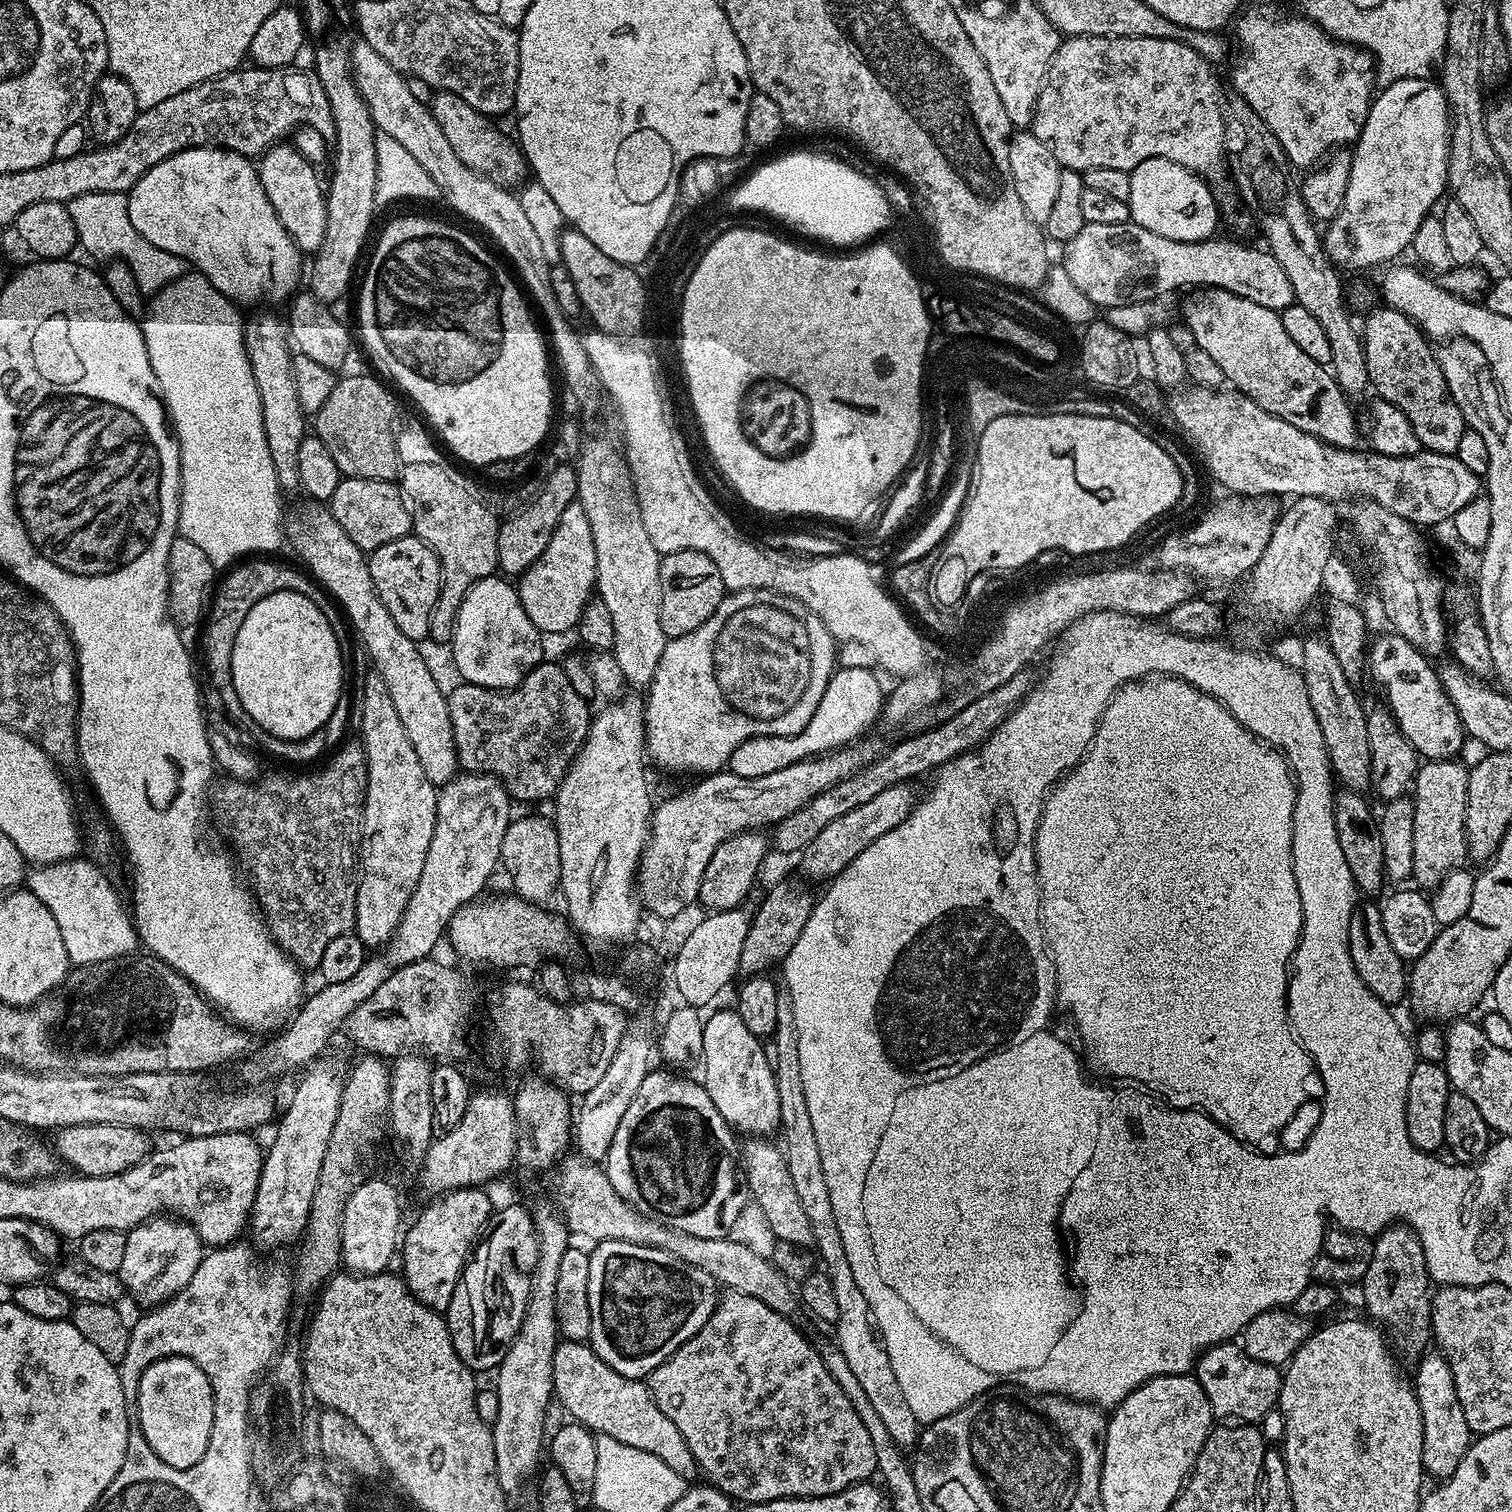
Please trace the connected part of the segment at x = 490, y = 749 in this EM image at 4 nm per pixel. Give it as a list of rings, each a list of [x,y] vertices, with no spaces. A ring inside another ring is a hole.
[[[541,662],[536,665],[534,670],[530,670],[525,676],[521,684],[517,684],[515,688],[501,690],[498,688],[483,688],[477,684],[467,682],[457,683],[457,688],[453,692],[447,693],[448,709],[450,710],[450,726],[454,730],[454,746],[456,747],[456,759],[459,767],[464,772],[487,772],[497,777],[504,789],[513,801],[519,800],[544,800],[555,797],[556,789],[560,787],[562,778],[567,774],[568,767],[572,765],[572,760],[578,754],[578,750],[582,746],[582,742],[588,733],[588,725],[590,723],[590,707],[589,701],[582,698],[582,694],[574,691],[574,686],[570,686],[570,678],[566,678],[563,667],[559,663],[548,664],[549,662]]]

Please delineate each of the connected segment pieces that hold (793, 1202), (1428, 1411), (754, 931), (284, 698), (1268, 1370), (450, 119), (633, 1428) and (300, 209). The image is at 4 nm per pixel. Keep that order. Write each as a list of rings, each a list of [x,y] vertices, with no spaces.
[[[748,1138],[743,1141],[742,1176],[748,1179],[747,1191],[750,1196],[752,1191],[751,1199],[761,1208],[776,1240],[808,1248],[812,1244],[810,1218],[806,1218],[806,1210],[802,1210],[802,1202],[798,1202],[783,1151],[777,1145],[775,1148],[770,1141],[768,1138]]]
[[[1439,1351],[1425,1352],[1415,1368],[1414,1387],[1422,1410],[1422,1462],[1429,1477],[1437,1476],[1435,1479],[1443,1482],[1458,1470],[1458,1462],[1462,1462],[1474,1433],[1468,1429],[1466,1414],[1462,1414],[1462,1402],[1458,1402],[1454,1390],[1454,1374],[1450,1374],[1450,1366]]]
[[[787,878],[764,892],[764,901],[759,901],[749,933],[746,934],[745,945],[742,946],[740,968],[745,977],[767,973],[767,968],[775,964],[777,967],[788,957],[794,942],[798,942],[798,934],[802,934],[802,926],[806,926],[814,903],[814,896],[804,889],[805,881],[800,880]]]
[[[290,590],[266,594],[266,598],[250,606],[234,641],[230,670],[234,670],[234,688],[240,688],[240,697],[248,704],[248,712],[252,712],[251,723],[272,728],[272,732],[280,732],[280,736],[304,736],[304,732],[312,732],[324,716],[334,714],[342,703],[344,656],[340,653],[340,640],[324,610],[306,598],[306,594]]]
[[[1236,1342],[1216,1344],[1202,1352],[1196,1361],[1194,1375],[1210,1402],[1213,1417],[1229,1416],[1232,1422],[1260,1422],[1256,1420],[1279,1405],[1284,1381],[1277,1365],[1255,1361]]]
[[[439,90],[432,93],[430,111],[434,122],[438,122],[438,126],[442,126],[442,134],[446,134],[446,142],[450,142],[454,154],[458,154],[458,158],[462,162],[466,162],[466,166],[470,166],[470,170],[490,178],[495,184],[501,186],[520,186],[525,183],[530,172],[530,165],[525,160],[519,143],[509,133],[508,137],[506,133],[499,132],[492,125],[493,121],[484,113],[474,110],[452,92]]]
[[[561,1341],[555,1350],[554,1364],[552,1366],[552,1391],[555,1399],[569,1412],[571,1419],[577,1424],[585,1424],[594,1434],[609,1436],[618,1442],[626,1442],[626,1446],[634,1446],[634,1450],[646,1450],[646,1454],[654,1454],[654,1458],[662,1458],[674,1474],[683,1476],[685,1481],[692,1482],[698,1476],[696,1459],[690,1454],[690,1446],[686,1446],[686,1438],[678,1431],[678,1426],[658,1410],[658,1406],[652,1397],[652,1391],[648,1389],[644,1380],[631,1380],[618,1370],[610,1370],[602,1358],[598,1358],[591,1345],[581,1341]]]
[[[276,142],[268,148],[267,151],[259,157],[258,160],[258,171],[260,174],[260,181],[262,182],[262,190],[266,190],[266,198],[270,198],[270,206],[274,206],[274,214],[278,214],[278,218],[282,222],[282,226],[286,226],[286,230],[290,234],[290,238],[296,244],[297,248],[300,249],[301,253],[304,254],[315,254],[316,251],[322,246],[322,238],[326,234],[326,192],[322,187],[322,180],[320,184],[320,176],[318,173],[317,165],[311,164],[306,158],[302,158],[300,151],[288,142]]]

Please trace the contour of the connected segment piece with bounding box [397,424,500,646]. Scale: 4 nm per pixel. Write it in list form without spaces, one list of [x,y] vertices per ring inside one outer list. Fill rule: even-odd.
[[[410,424],[397,431],[397,441],[408,447],[408,463],[403,463],[400,468],[400,488],[411,509],[411,531],[429,544],[440,560],[440,593],[430,610],[428,636],[434,643],[448,646],[452,643],[462,598],[466,598],[474,582],[497,571],[500,524],[483,499],[471,492],[471,482],[442,459],[432,444],[433,437],[429,436],[418,424]]]

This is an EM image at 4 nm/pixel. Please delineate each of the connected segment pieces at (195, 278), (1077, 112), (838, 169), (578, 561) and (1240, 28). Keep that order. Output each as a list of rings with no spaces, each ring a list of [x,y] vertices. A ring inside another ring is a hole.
[[[188,270],[188,271],[185,271],[185,273],[184,273],[184,275],[182,275],[182,276],[179,276],[179,277],[178,277],[178,278],[177,278],[177,279],[176,279],[176,280],[175,280],[175,281],[174,281],[174,282],[170,282],[170,283],[169,283],[169,284],[168,284],[168,285],[167,285],[167,286],[165,286],[165,288],[161,288],[161,289],[160,289],[160,291],[159,291],[159,292],[157,292],[157,293],[155,293],[155,295],[153,295],[153,296],[152,296],[152,297],[151,297],[151,300],[150,300],[150,303],[149,303],[149,304],[148,304],[148,305],[147,305],[147,308],[146,308],[146,311],[145,311],[145,313],[144,313],[144,315],[143,315],[143,317],[142,317],[142,327],[143,327],[143,329],[144,329],[144,341],[145,341],[145,342],[146,342],[146,350],[147,350],[147,351],[148,351],[148,357],[149,357],[149,358],[150,358],[150,366],[151,366],[151,367],[152,367],[152,369],[153,369],[153,370],[154,370],[154,378],[155,378],[155,379],[156,379],[156,387],[157,387],[157,389],[158,389],[158,391],[159,391],[159,393],[160,393],[160,398],[161,398],[161,400],[163,400],[163,402],[164,402],[164,407],[165,407],[165,409],[166,409],[166,411],[167,411],[167,414],[168,414],[168,419],[169,419],[169,421],[170,421],[170,424],[171,424],[171,427],[172,427],[172,428],[173,428],[173,429],[174,429],[174,435],[175,435],[175,437],[176,437],[176,439],[177,439],[177,440],[179,440],[179,441],[180,441],[180,509],[179,509],[179,510],[178,510],[178,532],[179,532],[179,535],[181,535],[181,536],[185,536],[185,537],[186,537],[186,538],[190,538],[190,542],[194,542],[194,546],[198,546],[198,547],[200,547],[200,549],[201,549],[201,550],[203,550],[203,552],[205,552],[205,554],[206,554],[206,558],[210,558],[210,562],[211,562],[211,563],[212,563],[212,565],[214,565],[214,567],[215,567],[215,568],[217,568],[217,569],[218,569],[218,570],[224,570],[224,569],[227,569],[227,568],[228,568],[228,567],[229,567],[229,566],[232,566],[232,565],[235,565],[235,564],[236,564],[236,563],[237,563],[237,562],[240,562],[240,561],[243,561],[243,560],[244,560],[244,559],[245,559],[245,558],[252,558],[252,557],[255,557],[255,556],[256,556],[256,555],[257,555],[257,554],[276,554],[276,551],[278,551],[278,550],[279,550],[279,548],[280,548],[280,543],[282,543],[282,542],[283,542],[283,543],[285,543],[285,540],[286,540],[286,528],[285,528],[285,525],[284,525],[284,524],[283,524],[283,523],[282,523],[282,516],[281,516],[281,520],[280,520],[280,495],[282,495],[282,489],[281,489],[281,487],[280,487],[280,483],[279,483],[279,482],[278,482],[278,478],[277,478],[277,477],[276,477],[276,467],[275,467],[275,466],[274,466],[274,458],[270,458],[270,446],[266,446],[266,430],[265,430],[265,429],[264,429],[264,423],[263,423],[263,422],[262,422],[262,398],[261,398],[261,397],[260,397],[260,395],[259,395],[259,394],[258,394],[258,382],[254,382],[254,370],[253,370],[253,369],[252,369],[252,367],[251,367],[251,366],[250,366],[250,358],[249,358],[249,357],[248,357],[248,355],[247,355],[247,354],[246,354],[246,346],[245,346],[245,345],[244,345],[244,321],[245,321],[245,317],[244,317],[244,316],[243,316],[243,315],[241,315],[241,316],[240,316],[240,312],[239,312],[239,311],[240,311],[240,312],[241,312],[241,309],[240,309],[240,308],[239,308],[239,307],[237,307],[237,305],[236,305],[236,304],[235,304],[235,303],[233,303],[233,301],[230,301],[230,300],[228,300],[228,299],[227,299],[227,298],[226,298],[226,297],[225,297],[225,296],[223,296],[223,294],[221,294],[221,293],[220,293],[220,292],[219,292],[219,291],[218,291],[218,290],[214,290],[214,286],[213,286],[213,285],[212,285],[212,283],[211,283],[211,282],[210,282],[210,281],[209,281],[209,280],[208,280],[208,279],[206,279],[206,278],[205,278],[205,277],[204,277],[204,276],[202,276],[202,275],[200,275],[200,273],[199,273],[199,272],[197,272],[197,271],[195,271],[195,270]]]
[[[1069,36],[1061,39],[1058,50],[1048,67],[1042,90],[1038,94],[1036,109],[1032,115],[1030,131],[1058,158],[1061,169],[1072,168],[1083,174],[1086,170],[1098,170],[1098,166],[1131,173],[1138,162],[1146,162],[1146,158],[1166,158],[1170,162],[1178,162],[1183,168],[1188,168],[1201,178],[1209,178],[1224,164],[1224,120],[1225,108],[1220,94],[1220,84],[1212,73],[1213,65],[1195,52],[1190,46],[1178,40],[1166,38],[1144,37],[1096,37]]]
[[[799,150],[796,155],[764,168],[732,196],[732,204],[754,206],[754,214],[759,214],[761,210],[770,210],[777,214],[779,223],[792,226],[796,231],[810,238],[838,246],[840,248],[837,249],[840,250],[865,245],[890,224],[890,206],[886,194],[872,179],[836,159],[836,156],[815,150],[808,150],[808,152]]]
[[[573,502],[562,510],[562,518],[546,546],[546,550],[519,577],[518,591],[522,610],[530,614],[530,622],[539,628],[541,633],[564,632],[567,628],[575,629],[580,623],[580,615],[588,601],[593,599],[596,587],[596,555],[594,554],[594,534],[590,534],[590,518],[586,518],[586,510],[578,502]]]
[[[1256,4],[1253,8],[1247,8],[1234,20],[1236,40],[1244,51],[1244,60],[1238,61],[1232,72],[1231,91],[1246,101],[1262,118],[1262,122],[1266,122],[1288,155],[1293,169],[1311,170],[1333,150],[1351,145],[1360,137],[1368,105],[1374,99],[1376,61],[1370,52],[1332,39],[1303,14],[1283,16],[1276,4]]]

